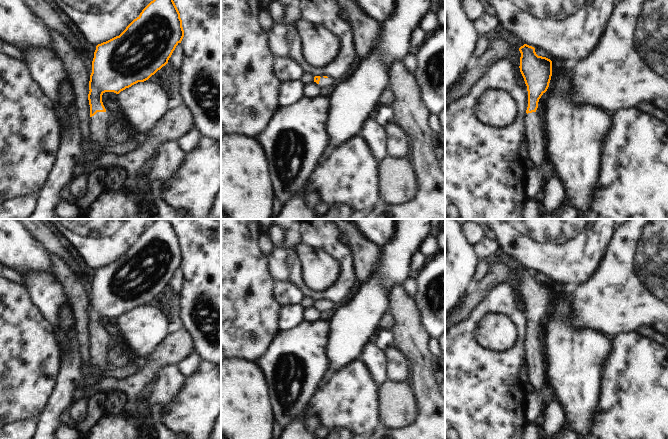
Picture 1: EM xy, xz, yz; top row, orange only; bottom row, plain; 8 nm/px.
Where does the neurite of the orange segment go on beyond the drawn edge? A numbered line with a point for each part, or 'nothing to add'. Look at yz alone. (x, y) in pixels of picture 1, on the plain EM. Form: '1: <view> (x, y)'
1: yz (536, 368)

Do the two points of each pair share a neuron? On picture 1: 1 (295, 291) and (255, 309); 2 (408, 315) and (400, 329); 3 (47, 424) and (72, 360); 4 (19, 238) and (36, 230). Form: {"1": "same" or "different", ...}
{"1": "different", "2": "same", "3": "same", "4": "different"}

